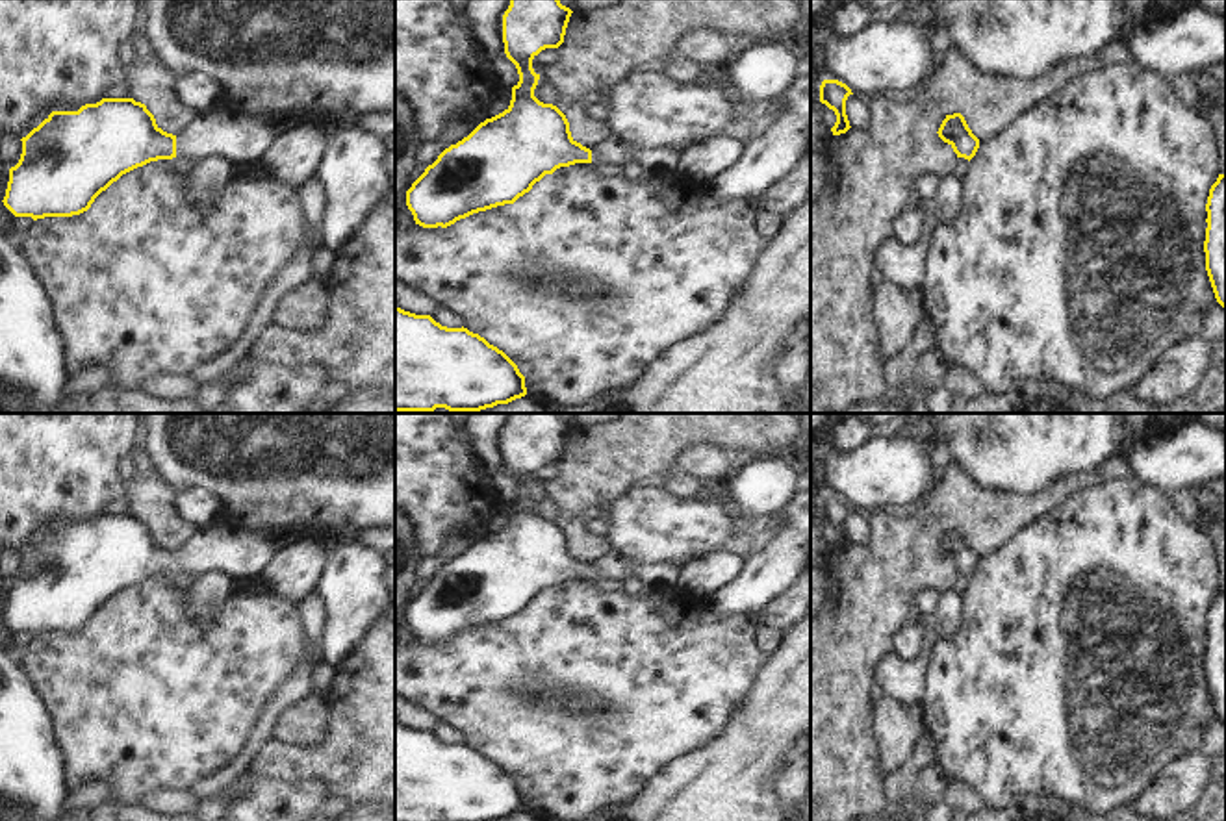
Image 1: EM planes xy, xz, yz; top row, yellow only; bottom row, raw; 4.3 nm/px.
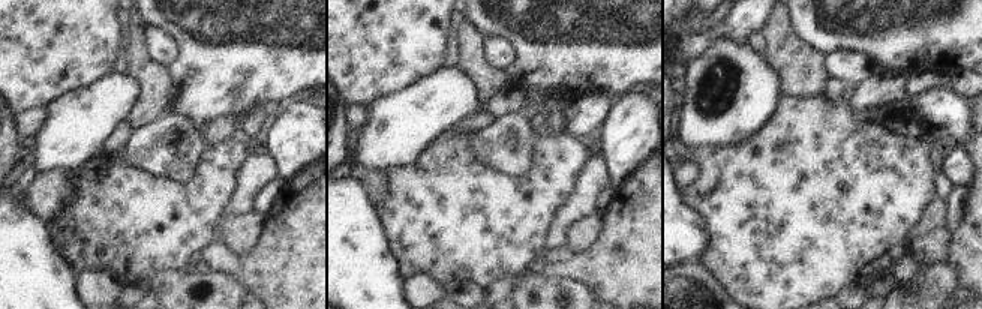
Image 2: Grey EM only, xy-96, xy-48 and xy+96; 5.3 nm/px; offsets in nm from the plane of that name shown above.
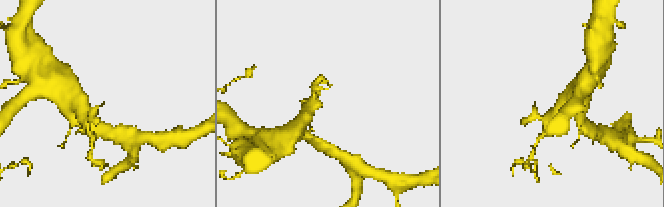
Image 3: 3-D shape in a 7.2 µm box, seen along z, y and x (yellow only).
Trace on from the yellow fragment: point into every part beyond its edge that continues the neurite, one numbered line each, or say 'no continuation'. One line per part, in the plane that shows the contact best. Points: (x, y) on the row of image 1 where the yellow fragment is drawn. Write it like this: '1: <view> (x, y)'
1: xy (243, 138)

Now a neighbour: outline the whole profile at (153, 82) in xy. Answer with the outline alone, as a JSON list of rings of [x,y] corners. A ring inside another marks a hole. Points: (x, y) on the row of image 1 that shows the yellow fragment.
[[[147,30],[132,35],[135,54],[130,57],[130,98],[147,106],[158,128],[178,135],[202,113],[176,93],[176,70],[163,59]]]

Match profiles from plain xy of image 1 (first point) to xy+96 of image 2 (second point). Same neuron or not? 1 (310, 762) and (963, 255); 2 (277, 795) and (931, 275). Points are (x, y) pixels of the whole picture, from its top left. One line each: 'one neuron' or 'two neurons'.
1: one neuron
2: one neuron

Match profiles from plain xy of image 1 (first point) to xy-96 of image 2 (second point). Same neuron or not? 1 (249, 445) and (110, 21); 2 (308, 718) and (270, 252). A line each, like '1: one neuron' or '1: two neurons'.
1: two neurons
2: two neurons

